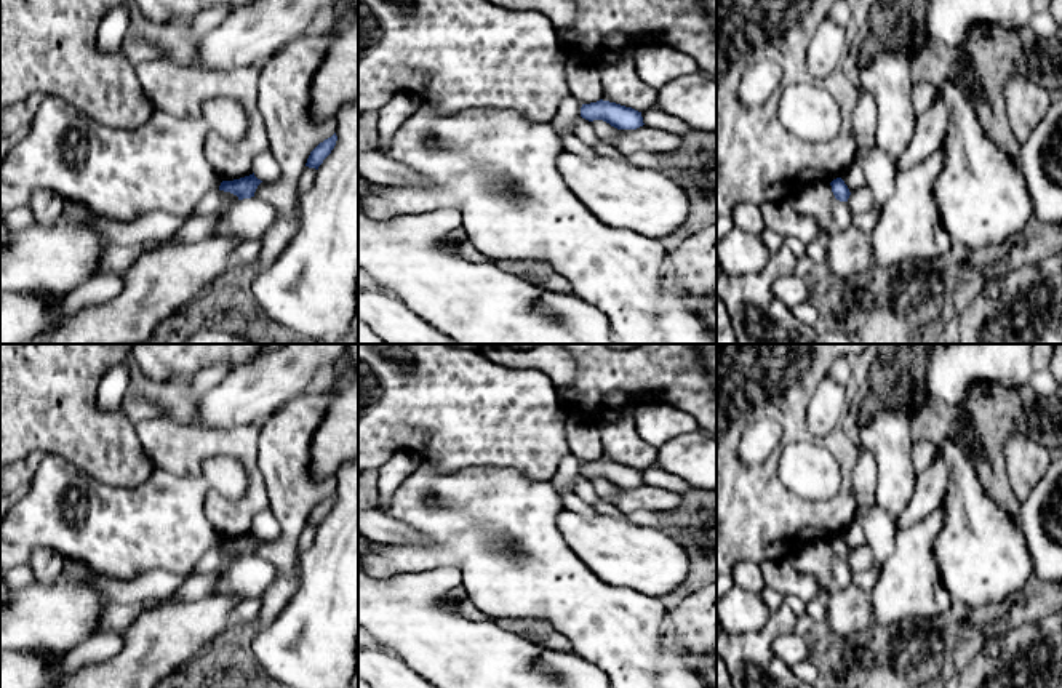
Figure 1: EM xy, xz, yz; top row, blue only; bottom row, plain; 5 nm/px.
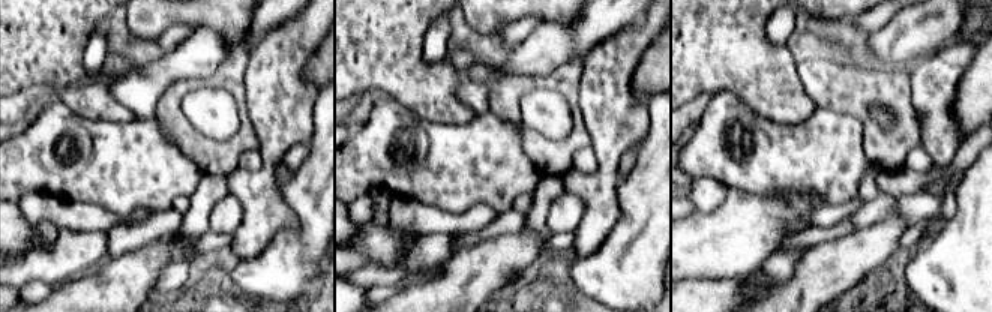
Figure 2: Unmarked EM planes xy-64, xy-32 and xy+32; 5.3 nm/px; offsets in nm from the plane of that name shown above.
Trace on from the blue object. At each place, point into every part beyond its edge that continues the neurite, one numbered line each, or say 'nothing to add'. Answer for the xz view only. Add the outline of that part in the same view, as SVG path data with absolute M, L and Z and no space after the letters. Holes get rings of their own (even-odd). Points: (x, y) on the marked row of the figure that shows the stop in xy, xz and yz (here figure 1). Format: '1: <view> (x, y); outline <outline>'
nothing to add

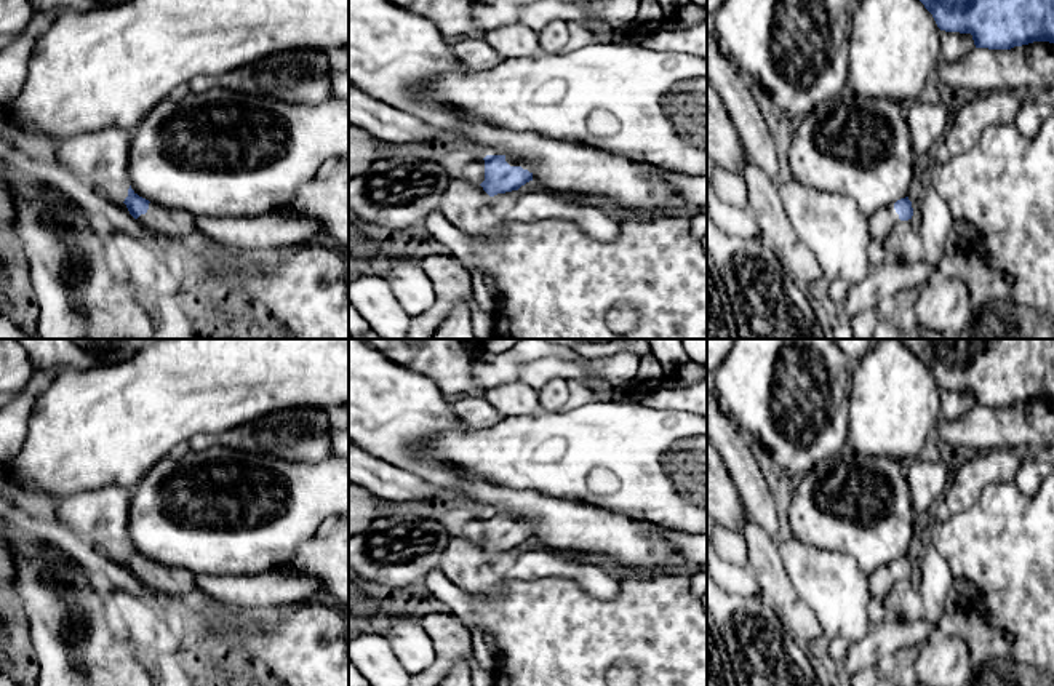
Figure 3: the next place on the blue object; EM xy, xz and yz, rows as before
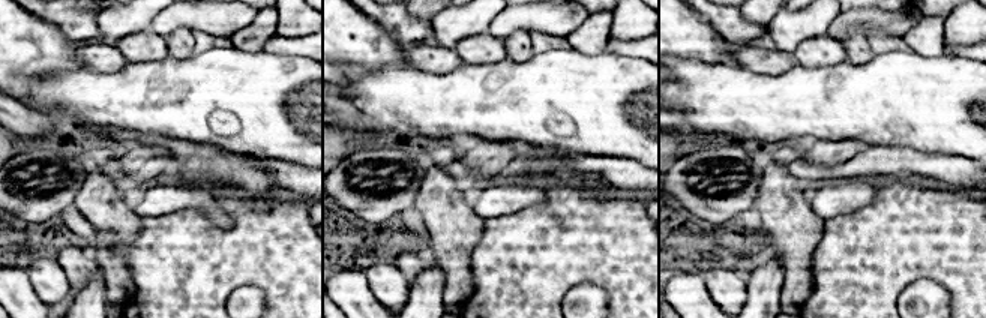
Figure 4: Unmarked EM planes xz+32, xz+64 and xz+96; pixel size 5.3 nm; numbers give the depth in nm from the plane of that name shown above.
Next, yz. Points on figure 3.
1: yz (882, 223); outline M894 205L884 206L868 217L872 240L884 243L891 230L900 222Z

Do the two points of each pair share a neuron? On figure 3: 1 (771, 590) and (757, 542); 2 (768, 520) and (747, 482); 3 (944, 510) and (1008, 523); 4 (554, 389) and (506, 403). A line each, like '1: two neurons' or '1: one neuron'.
1: one neuron
2: one neuron
3: two neurons
4: one neuron

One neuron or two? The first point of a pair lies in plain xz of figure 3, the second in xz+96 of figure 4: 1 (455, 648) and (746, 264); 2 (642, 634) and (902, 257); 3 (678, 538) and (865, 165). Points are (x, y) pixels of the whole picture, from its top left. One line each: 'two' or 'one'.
1: one
2: one
3: one

